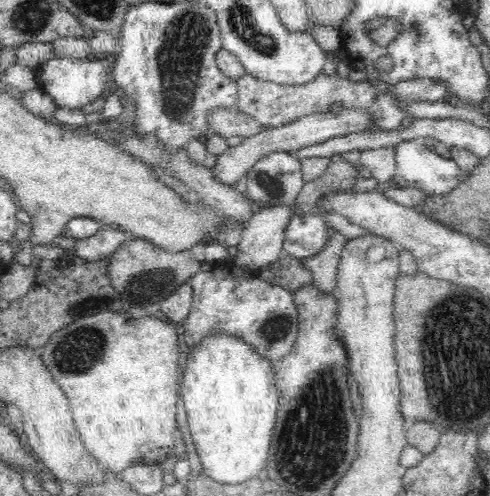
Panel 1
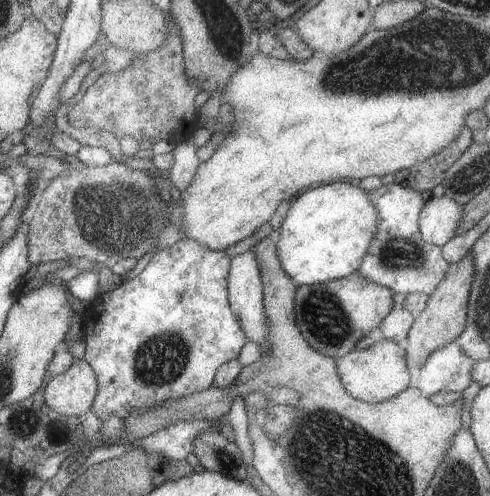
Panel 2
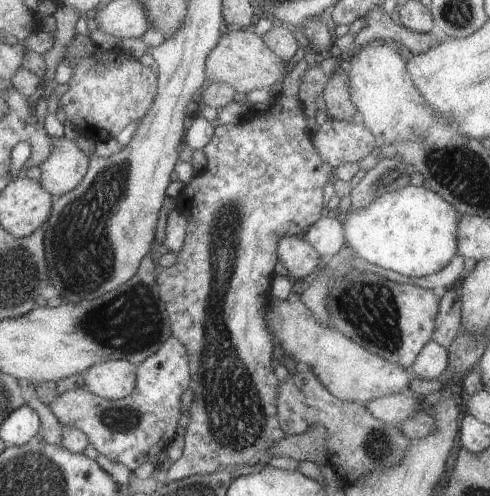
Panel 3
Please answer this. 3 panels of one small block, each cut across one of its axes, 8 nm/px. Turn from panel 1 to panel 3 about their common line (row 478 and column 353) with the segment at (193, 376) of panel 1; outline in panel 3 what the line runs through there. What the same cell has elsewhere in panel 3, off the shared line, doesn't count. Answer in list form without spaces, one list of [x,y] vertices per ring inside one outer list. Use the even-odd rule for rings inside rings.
[[[407,186],[375,200],[367,210],[347,212],[343,218],[347,246],[369,264],[409,278],[427,278],[443,272],[459,256],[461,212],[439,192],[425,186]]]

